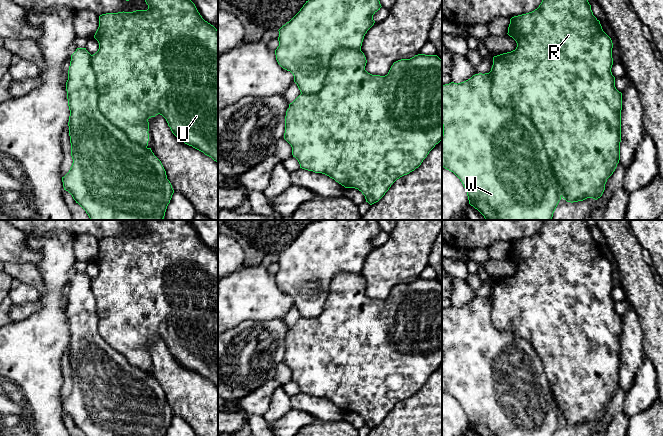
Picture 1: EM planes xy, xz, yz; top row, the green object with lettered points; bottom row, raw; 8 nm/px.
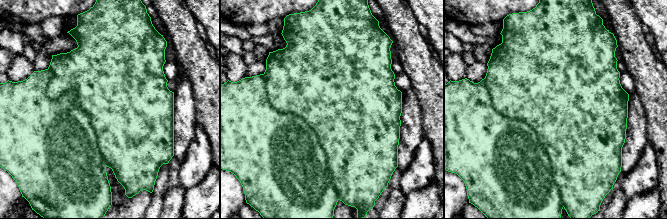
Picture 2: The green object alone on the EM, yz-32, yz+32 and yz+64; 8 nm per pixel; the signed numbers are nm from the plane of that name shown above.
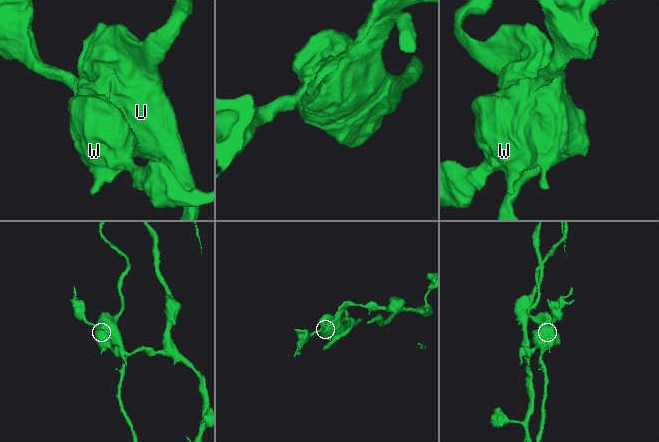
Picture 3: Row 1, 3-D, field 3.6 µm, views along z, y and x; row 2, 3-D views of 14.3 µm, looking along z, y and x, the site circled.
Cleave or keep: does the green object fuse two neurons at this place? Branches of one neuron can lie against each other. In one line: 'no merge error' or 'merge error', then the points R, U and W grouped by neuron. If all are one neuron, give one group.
merge error; groups R U / W

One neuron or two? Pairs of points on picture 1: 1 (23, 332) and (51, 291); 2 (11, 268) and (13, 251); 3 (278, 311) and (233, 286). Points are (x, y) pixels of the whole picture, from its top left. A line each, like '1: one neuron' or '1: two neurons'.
1: one neuron
2: two neurons
3: one neuron

